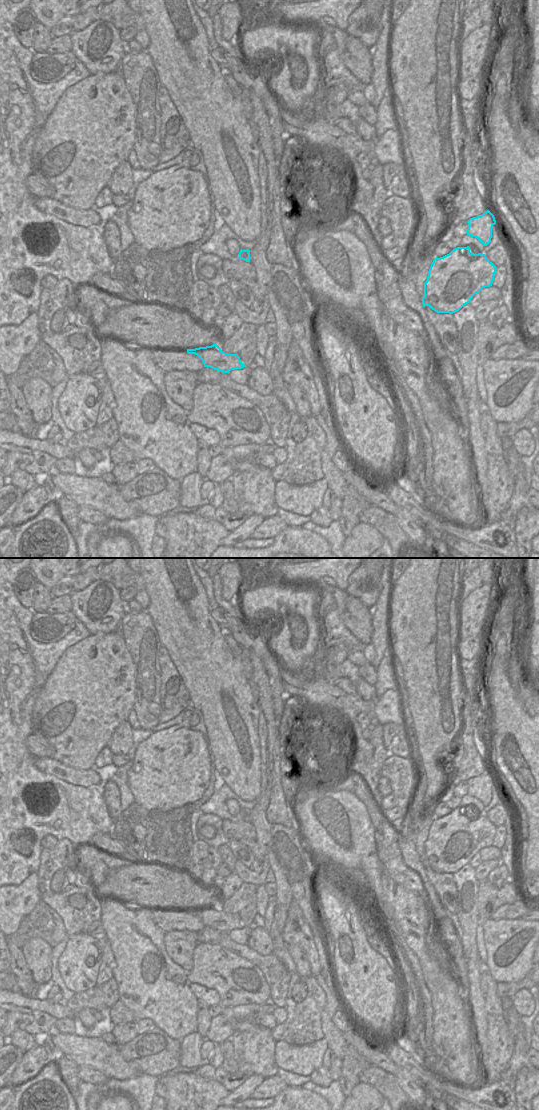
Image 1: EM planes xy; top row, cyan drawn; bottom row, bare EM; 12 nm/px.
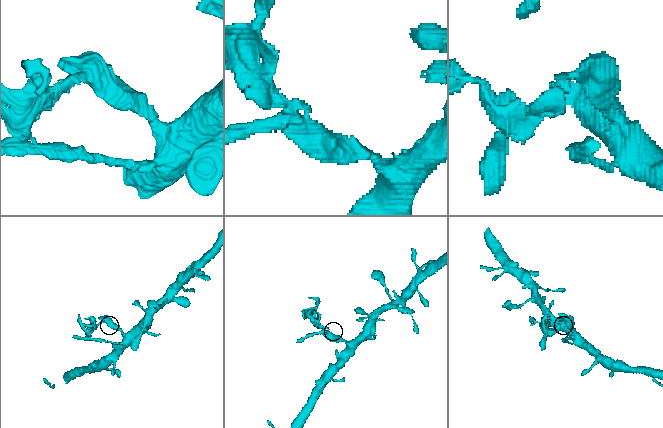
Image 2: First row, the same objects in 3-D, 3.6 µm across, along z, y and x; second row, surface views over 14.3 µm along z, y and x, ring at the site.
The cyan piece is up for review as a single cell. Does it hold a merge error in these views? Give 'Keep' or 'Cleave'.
Cleave

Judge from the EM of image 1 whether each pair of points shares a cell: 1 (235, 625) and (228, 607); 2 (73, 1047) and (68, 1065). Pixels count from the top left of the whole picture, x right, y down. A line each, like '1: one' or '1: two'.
1: one
2: two

